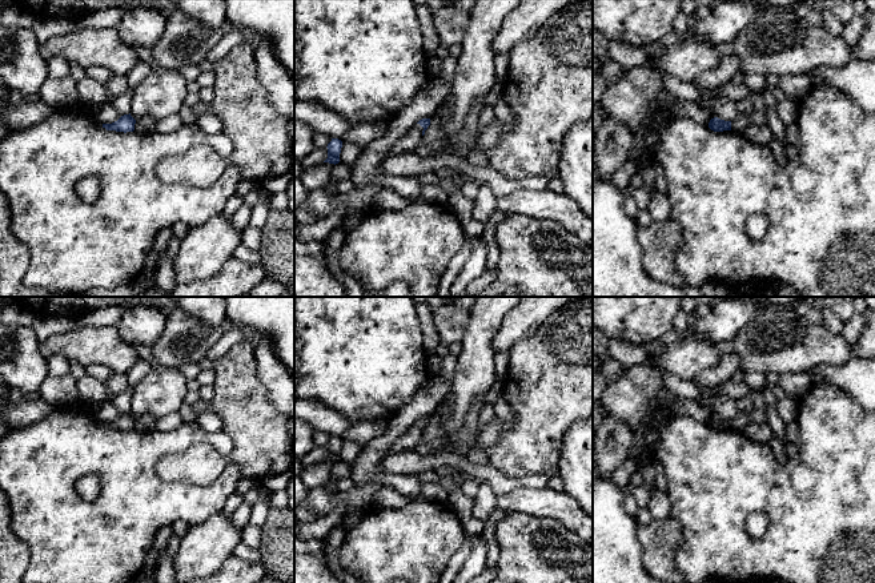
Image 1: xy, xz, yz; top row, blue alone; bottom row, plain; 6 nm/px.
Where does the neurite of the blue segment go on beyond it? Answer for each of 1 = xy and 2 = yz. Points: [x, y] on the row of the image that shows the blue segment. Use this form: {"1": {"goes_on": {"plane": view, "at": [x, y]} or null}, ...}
{"1": {"goes_on": null}, "2": {"goes_on": null}}

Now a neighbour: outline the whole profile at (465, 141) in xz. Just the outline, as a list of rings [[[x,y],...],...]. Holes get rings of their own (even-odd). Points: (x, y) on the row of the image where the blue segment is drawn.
[[[485,98],[479,100],[469,112],[467,121],[463,128],[451,140],[449,140],[454,148],[451,156],[467,158],[467,156],[477,148],[479,137],[479,118],[485,106]]]

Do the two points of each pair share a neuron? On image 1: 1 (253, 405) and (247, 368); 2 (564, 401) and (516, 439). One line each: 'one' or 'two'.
1: one
2: one

